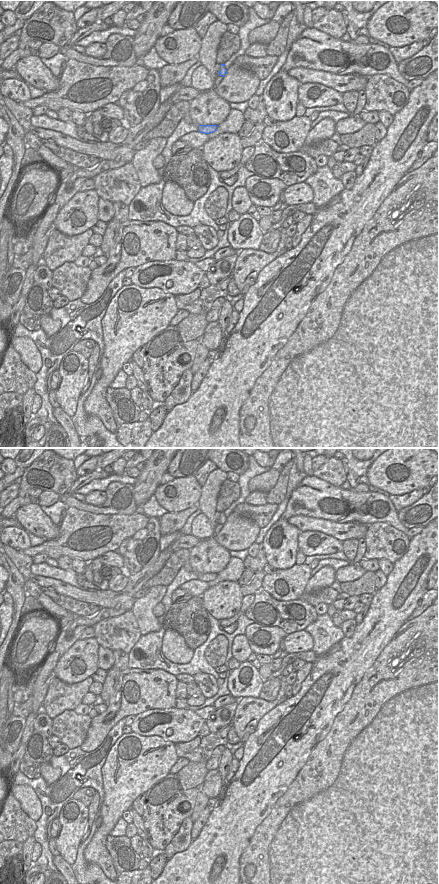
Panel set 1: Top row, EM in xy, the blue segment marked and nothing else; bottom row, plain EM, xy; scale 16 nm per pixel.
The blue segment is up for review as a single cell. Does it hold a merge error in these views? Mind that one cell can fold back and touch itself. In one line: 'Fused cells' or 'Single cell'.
Single cell

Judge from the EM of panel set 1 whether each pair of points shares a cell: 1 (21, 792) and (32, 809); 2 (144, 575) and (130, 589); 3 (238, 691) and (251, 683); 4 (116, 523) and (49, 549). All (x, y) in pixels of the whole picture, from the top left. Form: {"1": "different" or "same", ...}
{"1": "same", "2": "same", "3": "same", "4": "same"}

